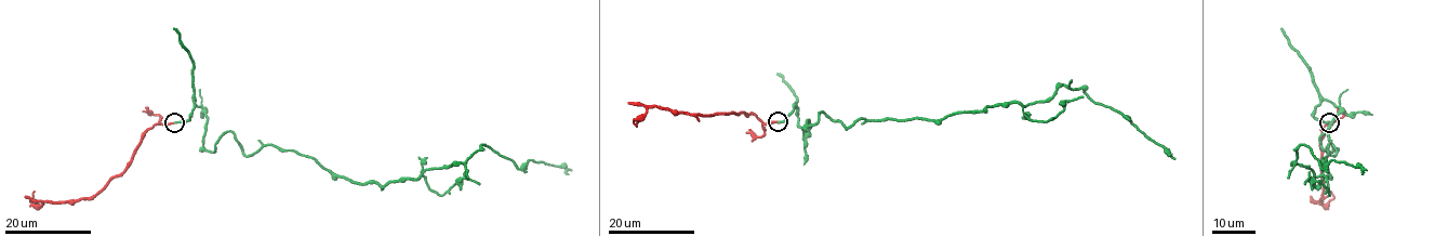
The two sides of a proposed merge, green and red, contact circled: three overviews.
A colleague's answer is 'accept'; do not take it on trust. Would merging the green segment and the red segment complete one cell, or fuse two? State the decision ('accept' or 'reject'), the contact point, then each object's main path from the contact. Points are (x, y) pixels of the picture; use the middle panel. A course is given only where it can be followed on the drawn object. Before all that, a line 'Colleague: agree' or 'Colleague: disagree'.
Colleague: agree
accept; at (778, 121); green runs (778, 122), (795, 106), (806, 133), (819, 113), (846, 129), (938, 120), (1046, 102), (1067, 86), (1176, 159); red runs (778, 122), (764, 123), (752, 114), (693, 115), (649, 106), (634, 121), (636, 127), (638, 122)

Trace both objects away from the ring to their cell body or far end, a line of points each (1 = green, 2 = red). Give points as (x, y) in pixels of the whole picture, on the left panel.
1: (174, 122), (194, 100), (206, 149), (230, 131), (246, 155), (274, 144), (384, 186), (482, 144), (572, 170)
2: (174, 122), (156, 123), (148, 129), (130, 165), (90, 197), (34, 205), (30, 200), (35, 191)

